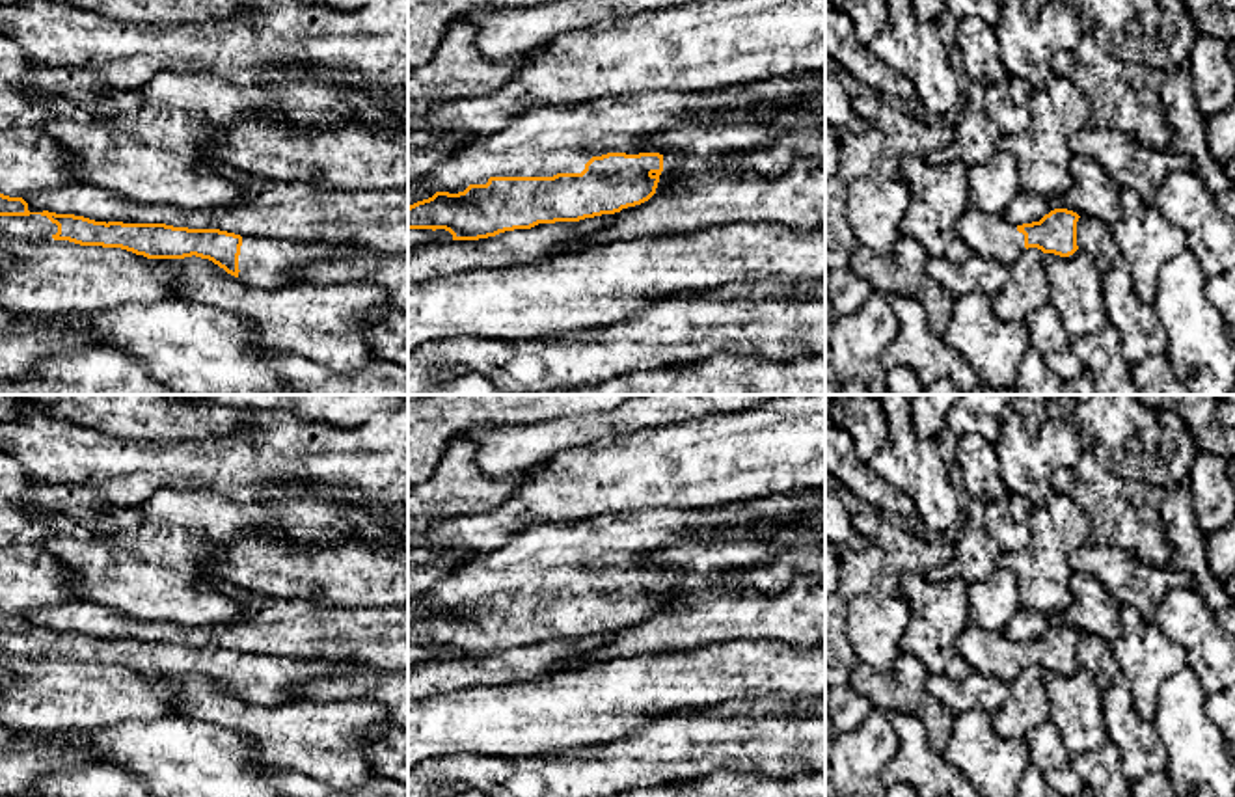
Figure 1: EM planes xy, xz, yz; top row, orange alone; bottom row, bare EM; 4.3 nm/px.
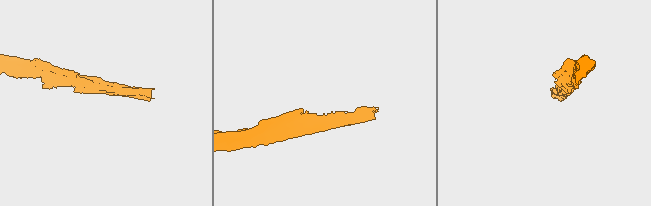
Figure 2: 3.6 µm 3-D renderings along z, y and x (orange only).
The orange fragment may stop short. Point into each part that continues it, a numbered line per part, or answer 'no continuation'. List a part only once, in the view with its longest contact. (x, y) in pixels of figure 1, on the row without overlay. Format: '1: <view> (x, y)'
1: xz (541, 559)

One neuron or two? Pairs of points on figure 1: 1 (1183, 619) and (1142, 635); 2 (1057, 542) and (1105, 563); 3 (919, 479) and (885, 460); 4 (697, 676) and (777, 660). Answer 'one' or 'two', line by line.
1: two
2: two
3: one
4: one

